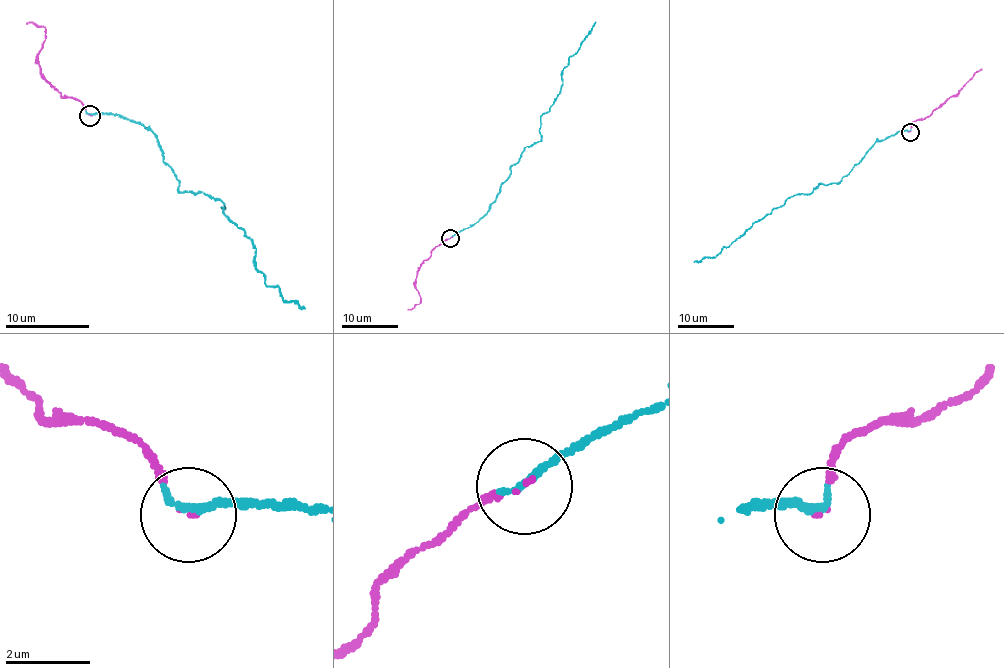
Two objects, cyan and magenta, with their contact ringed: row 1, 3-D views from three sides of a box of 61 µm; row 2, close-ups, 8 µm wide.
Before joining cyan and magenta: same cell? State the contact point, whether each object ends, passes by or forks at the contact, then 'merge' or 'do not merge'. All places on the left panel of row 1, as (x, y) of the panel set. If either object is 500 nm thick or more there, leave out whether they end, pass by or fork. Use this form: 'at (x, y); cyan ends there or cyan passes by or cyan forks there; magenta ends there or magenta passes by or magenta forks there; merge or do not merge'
at (90, 115); cyan ends there; magenta ends there; merge

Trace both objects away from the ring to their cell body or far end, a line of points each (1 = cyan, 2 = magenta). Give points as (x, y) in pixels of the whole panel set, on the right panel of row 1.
1: (909, 131), (877, 141), (839, 183), (818, 184), (811, 193), (788, 198), (715, 256), (694, 262)
2: (909, 132), (912, 122), (942, 105), (974, 73), (981, 70)

